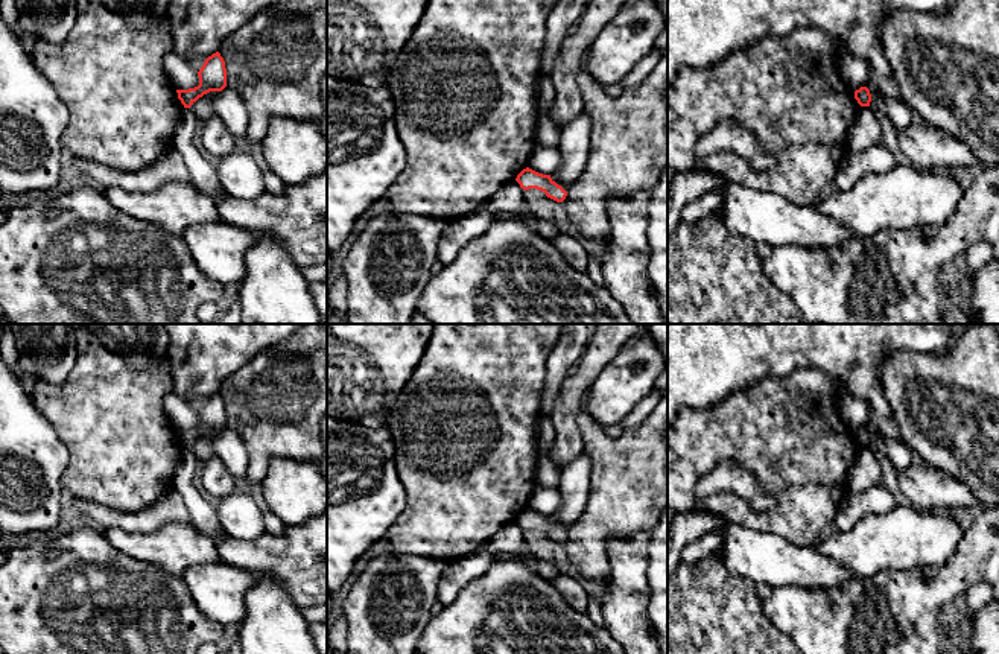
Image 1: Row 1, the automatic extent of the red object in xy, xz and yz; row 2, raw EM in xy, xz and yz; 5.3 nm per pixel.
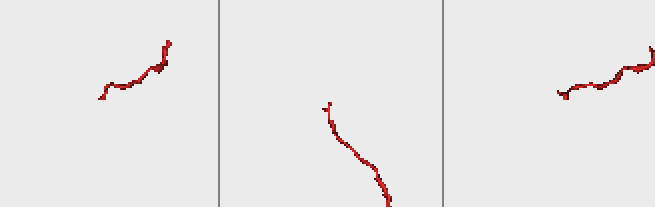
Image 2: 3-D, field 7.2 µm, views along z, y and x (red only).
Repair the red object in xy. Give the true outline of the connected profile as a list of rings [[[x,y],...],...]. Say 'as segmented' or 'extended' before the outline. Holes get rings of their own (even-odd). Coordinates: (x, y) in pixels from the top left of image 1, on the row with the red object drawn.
as segmented; [[[219,52],[208,56],[198,71],[199,85],[189,90],[176,90],[184,108],[190,108],[199,97],[210,91],[222,91],[227,87],[225,61]]]

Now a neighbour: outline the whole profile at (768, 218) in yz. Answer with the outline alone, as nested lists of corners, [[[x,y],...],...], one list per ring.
[[[724,178],[718,213],[725,227],[754,242],[775,246],[795,245],[809,249],[842,246],[856,234],[818,211],[815,205],[800,207],[760,190],[751,190]]]

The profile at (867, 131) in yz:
[[[861,106],[850,131],[845,157],[864,152],[885,138],[880,123],[870,106]]]

